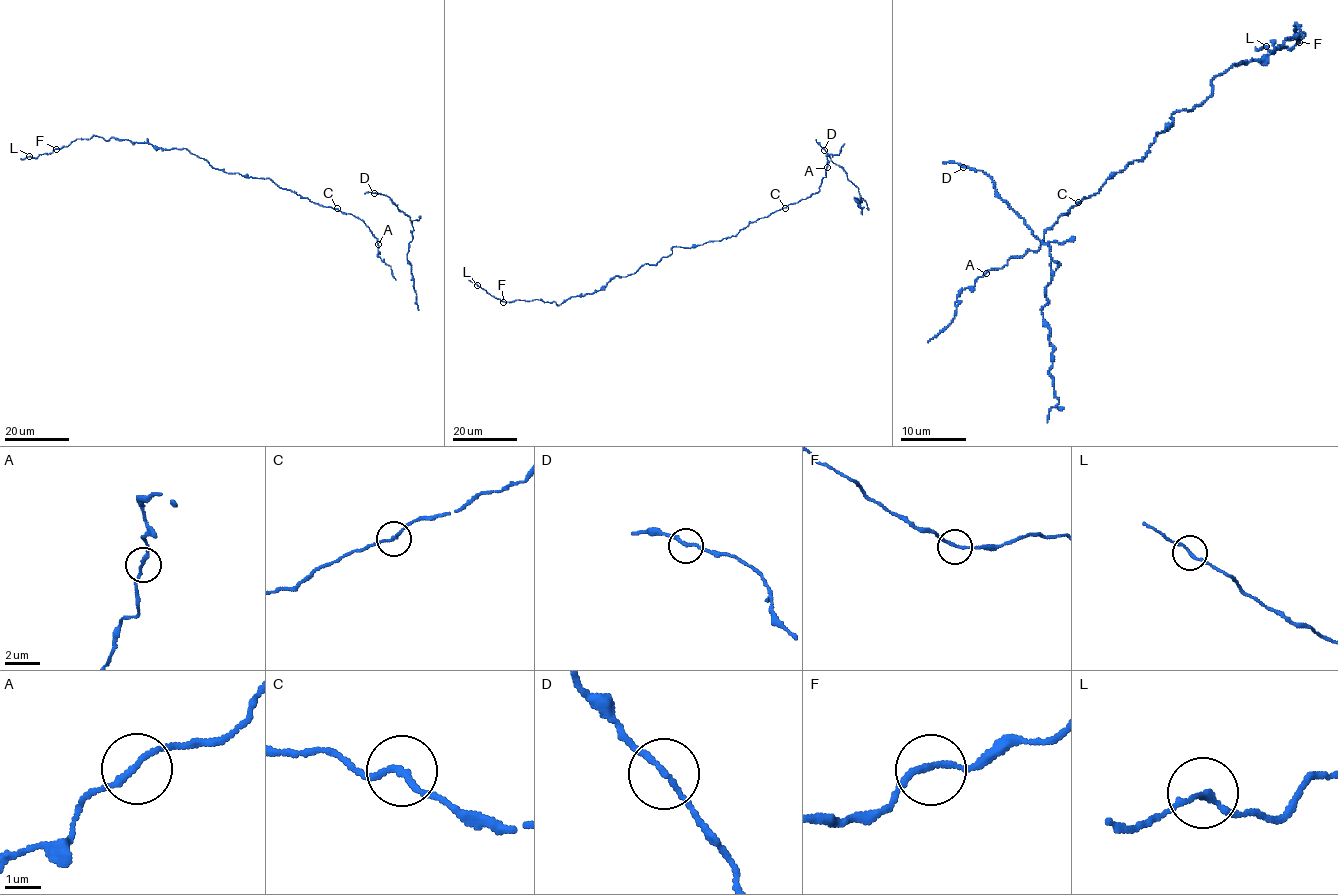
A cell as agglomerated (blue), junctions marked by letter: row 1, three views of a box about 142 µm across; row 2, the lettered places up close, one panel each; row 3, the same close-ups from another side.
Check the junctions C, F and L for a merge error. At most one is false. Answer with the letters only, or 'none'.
none

